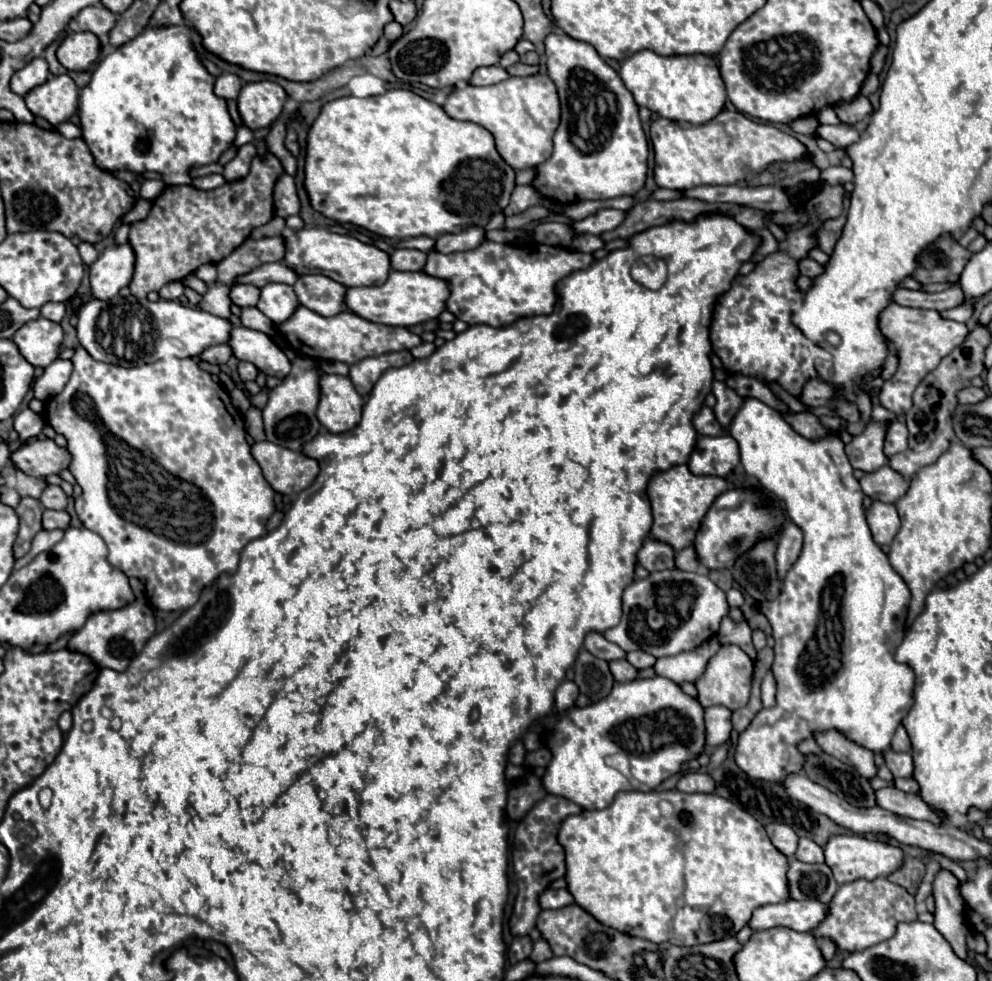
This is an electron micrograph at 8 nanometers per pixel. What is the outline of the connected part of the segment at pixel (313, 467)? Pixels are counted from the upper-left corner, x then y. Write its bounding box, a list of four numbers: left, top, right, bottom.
[252,440,318,494]

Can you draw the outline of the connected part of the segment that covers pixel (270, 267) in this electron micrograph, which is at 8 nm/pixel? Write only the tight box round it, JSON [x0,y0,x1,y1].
[242,262,298,288]

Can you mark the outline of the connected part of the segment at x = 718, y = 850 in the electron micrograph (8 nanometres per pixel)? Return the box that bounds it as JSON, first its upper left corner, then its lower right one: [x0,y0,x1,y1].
[558,790,790,946]

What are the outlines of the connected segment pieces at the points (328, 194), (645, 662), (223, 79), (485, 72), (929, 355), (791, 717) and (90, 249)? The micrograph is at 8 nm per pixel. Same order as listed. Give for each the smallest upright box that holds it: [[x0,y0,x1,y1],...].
[[304,88,516,240],[626,652,656,670],[214,74,244,100],[470,66,508,86],[878,304,968,416],[730,398,914,782],[78,242,98,264]]

